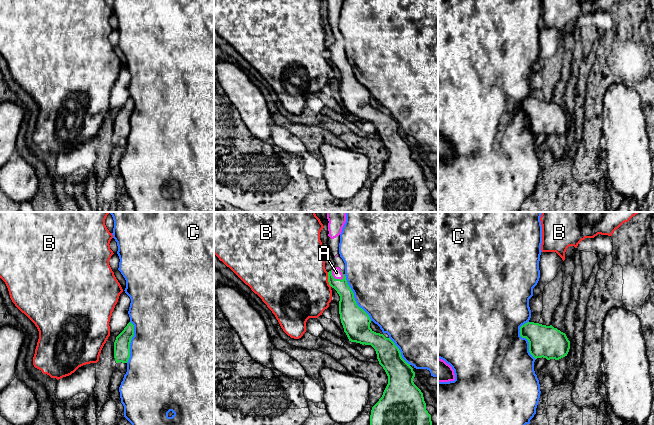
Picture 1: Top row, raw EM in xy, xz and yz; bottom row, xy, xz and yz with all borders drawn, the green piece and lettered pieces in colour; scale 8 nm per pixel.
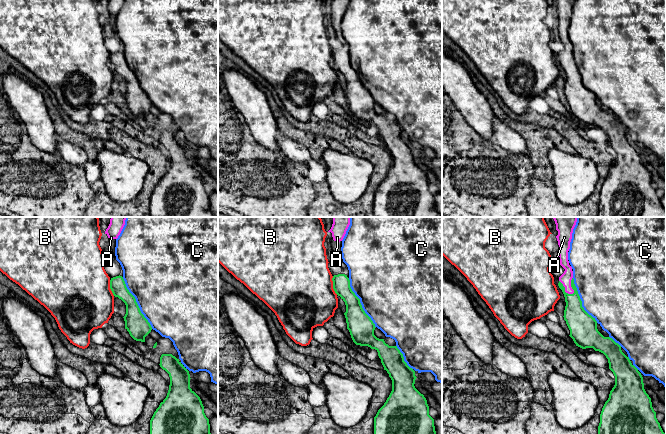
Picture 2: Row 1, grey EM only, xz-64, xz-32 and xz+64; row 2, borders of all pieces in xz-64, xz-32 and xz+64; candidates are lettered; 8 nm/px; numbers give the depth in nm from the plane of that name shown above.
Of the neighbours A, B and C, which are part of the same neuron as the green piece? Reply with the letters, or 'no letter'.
A

